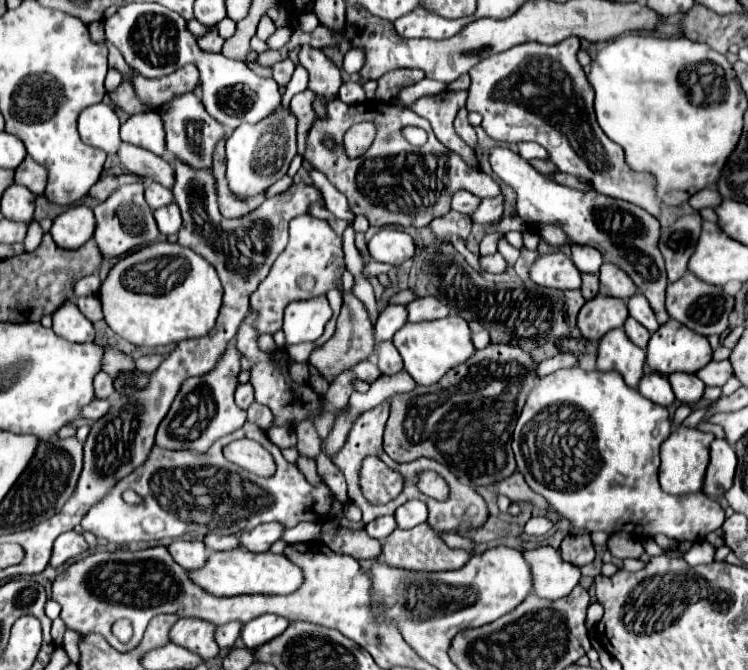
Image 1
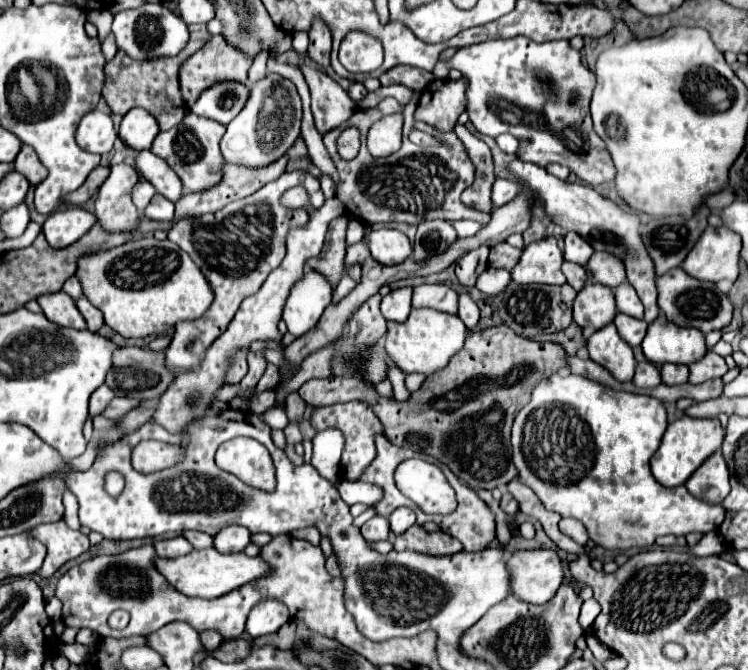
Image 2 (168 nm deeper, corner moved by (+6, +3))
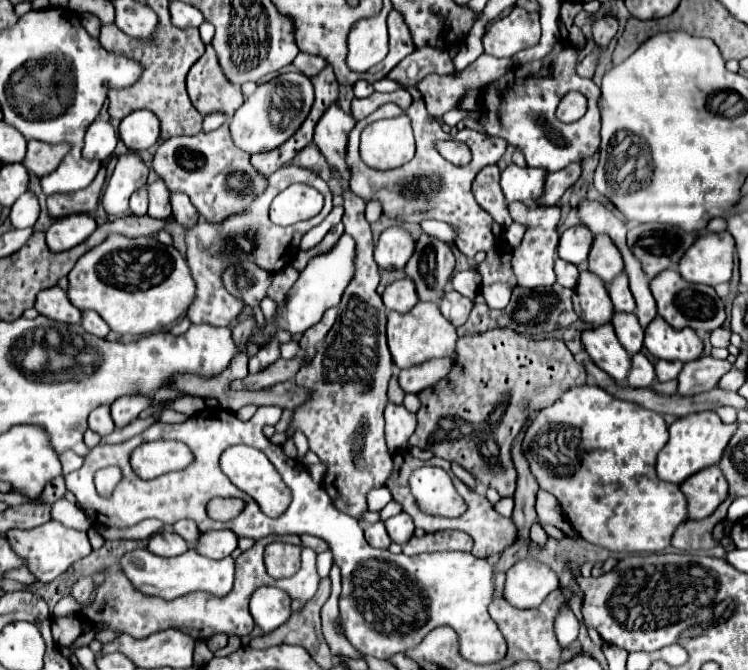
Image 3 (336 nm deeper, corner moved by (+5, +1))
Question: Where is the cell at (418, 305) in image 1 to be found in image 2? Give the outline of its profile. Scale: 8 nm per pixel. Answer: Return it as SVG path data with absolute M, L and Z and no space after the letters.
M448 285L414 287L412 307L430 307L444 313L458 313L458 295Z

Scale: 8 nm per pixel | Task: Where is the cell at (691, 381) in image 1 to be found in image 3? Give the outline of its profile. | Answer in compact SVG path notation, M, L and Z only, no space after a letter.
M659 359L659 361L655 361L655 379L657 379L657 381L671 381L671 379L677 379L681 367L683 367L683 363Z

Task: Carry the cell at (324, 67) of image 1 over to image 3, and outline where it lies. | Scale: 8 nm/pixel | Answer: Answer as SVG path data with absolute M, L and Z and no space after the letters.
M331 105L315 127L315 145L325 155L327 163L341 173L341 179L349 181L349 167L345 163L345 145L349 131L355 127L355 119L343 113L337 105Z

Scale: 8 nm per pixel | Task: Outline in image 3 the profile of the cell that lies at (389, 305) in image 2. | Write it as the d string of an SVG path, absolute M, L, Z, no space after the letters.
M411 279L393 281L391 285L385 287L385 291L383 291L381 297L383 297L383 303L385 303L387 309L399 311L399 313L409 311L419 301L417 299L417 291L415 291L415 285L413 285Z

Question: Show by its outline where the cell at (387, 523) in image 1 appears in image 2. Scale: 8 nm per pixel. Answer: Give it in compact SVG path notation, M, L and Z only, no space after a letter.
M376 515L362 525L360 533L366 541L382 541L382 539L388 539L388 535L390 535L390 523L386 517Z

